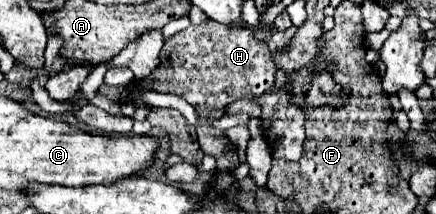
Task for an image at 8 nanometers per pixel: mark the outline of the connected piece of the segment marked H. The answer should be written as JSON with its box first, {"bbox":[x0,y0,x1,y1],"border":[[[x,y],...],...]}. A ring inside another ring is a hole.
{"bbox":[138,22,276,158],"border":[[[206,22],[202,26],[188,26],[186,30],[168,38],[160,50],[160,64],[148,78],[138,80],[140,90],[170,92],[182,96],[196,108],[200,116],[198,144],[204,154],[220,158],[224,150],[224,132],[212,128],[212,120],[218,120],[226,112],[226,106],[240,99],[258,98],[272,88],[276,64],[264,41],[257,40],[247,28],[228,28],[218,22]]]}

